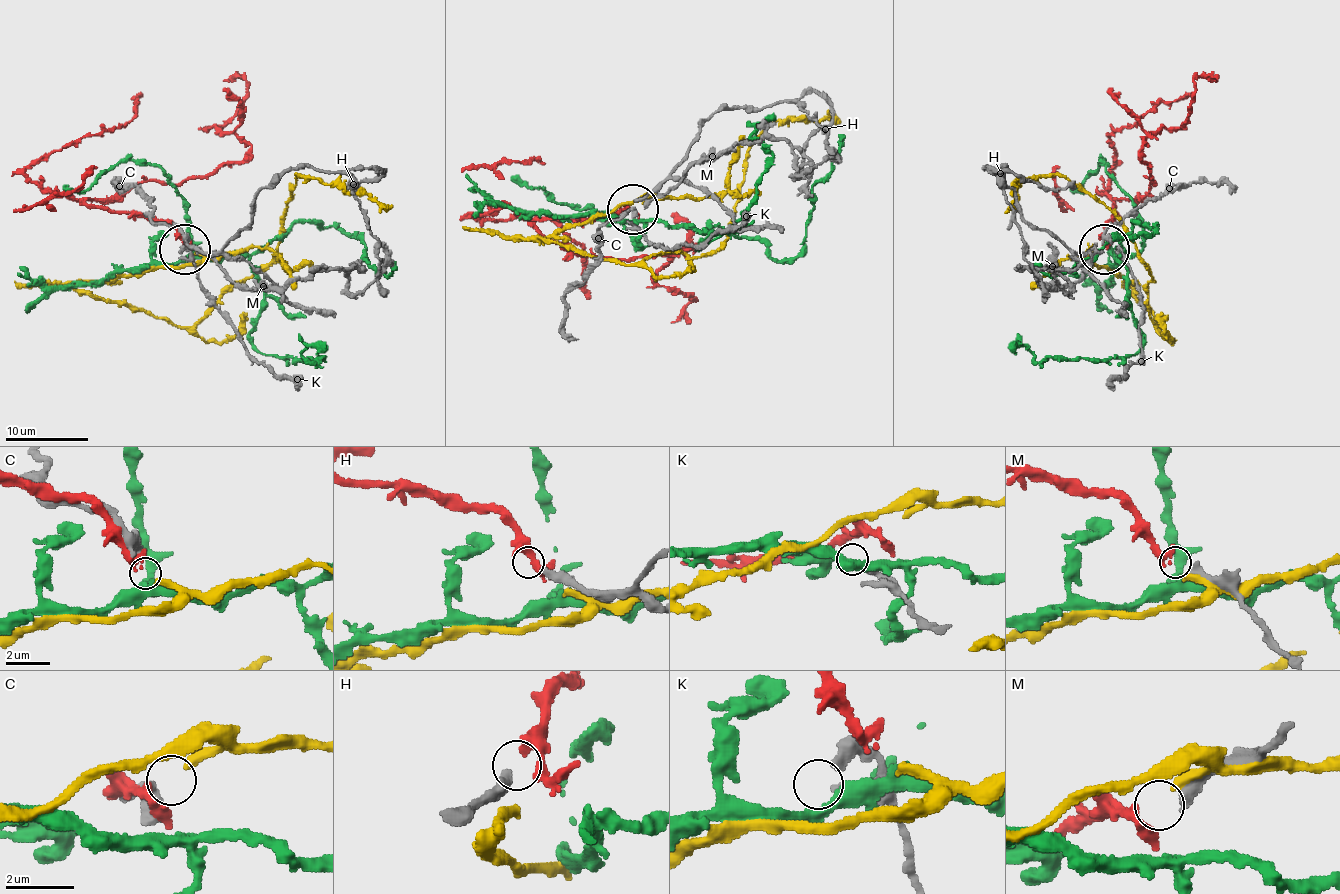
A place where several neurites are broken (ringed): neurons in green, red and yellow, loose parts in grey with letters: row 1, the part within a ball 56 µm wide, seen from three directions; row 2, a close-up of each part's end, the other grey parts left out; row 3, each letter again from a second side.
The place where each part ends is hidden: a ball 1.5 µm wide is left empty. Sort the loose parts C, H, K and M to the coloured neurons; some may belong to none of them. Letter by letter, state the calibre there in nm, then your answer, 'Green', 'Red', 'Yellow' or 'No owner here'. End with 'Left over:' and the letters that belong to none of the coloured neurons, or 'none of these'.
C: Thickness 240 nm. Yellow
H: Thickness 340 nm. No owner here
K: Thickness 340 nm. No owner here
M: Thickness 400 nm. Red
Left over: H, K

